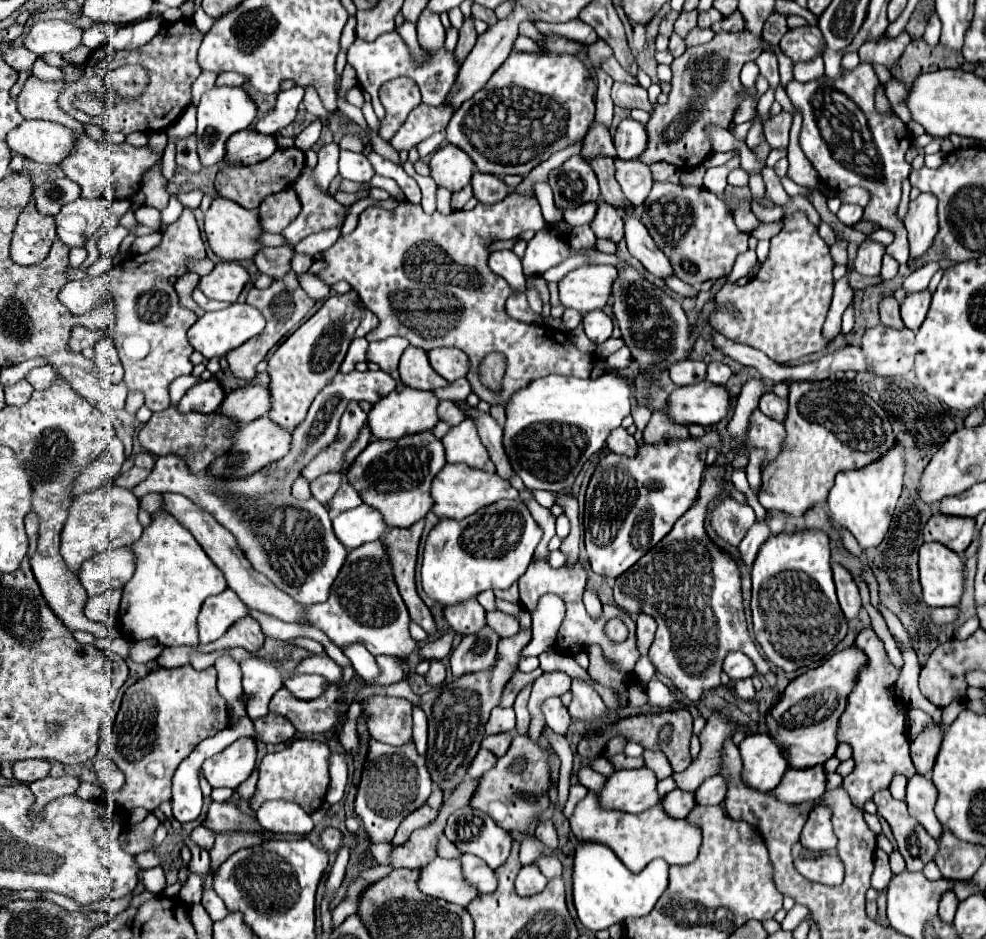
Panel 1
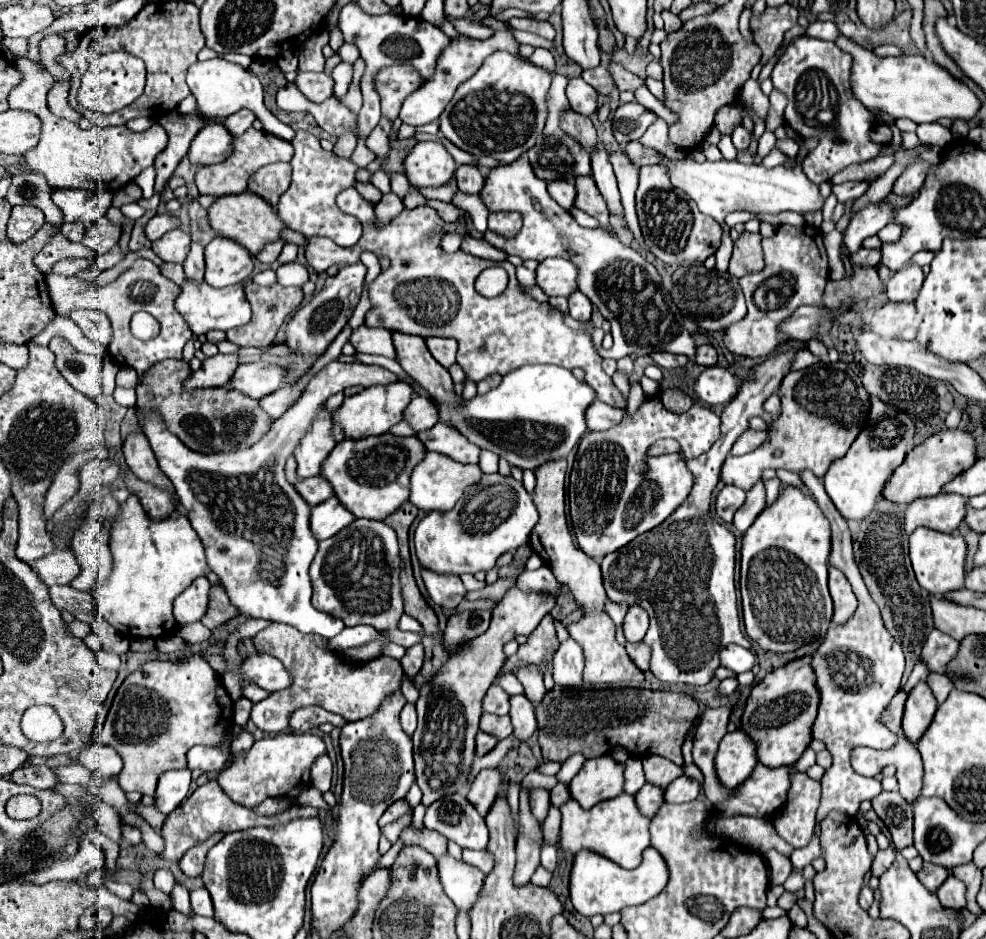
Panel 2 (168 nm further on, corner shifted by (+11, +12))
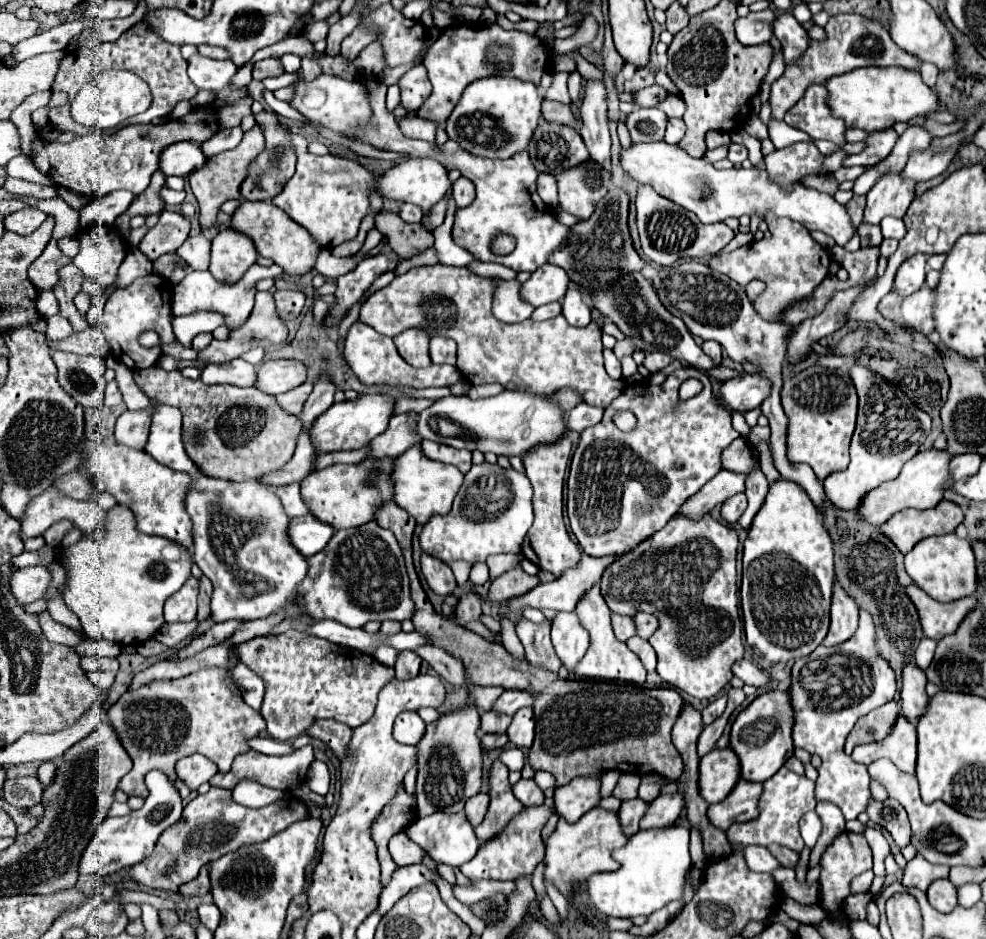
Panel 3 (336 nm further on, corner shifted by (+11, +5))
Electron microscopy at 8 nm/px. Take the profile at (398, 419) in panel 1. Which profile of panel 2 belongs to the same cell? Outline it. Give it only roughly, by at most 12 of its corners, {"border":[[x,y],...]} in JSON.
{"border":[[407,382],[371,386],[333,414],[345,438],[385,434],[413,398]]}

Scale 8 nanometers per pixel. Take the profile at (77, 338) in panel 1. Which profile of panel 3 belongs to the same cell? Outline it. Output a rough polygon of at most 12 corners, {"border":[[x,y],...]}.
{"border":[[155,273],[115,291],[99,329],[131,371],[151,367],[171,343],[171,283]]}

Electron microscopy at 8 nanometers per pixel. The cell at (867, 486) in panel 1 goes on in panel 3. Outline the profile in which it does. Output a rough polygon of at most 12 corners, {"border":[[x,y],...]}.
{"border":[[849,369],[859,395],[849,467],[825,495],[857,511],[919,451],[931,417],[891,381]]}

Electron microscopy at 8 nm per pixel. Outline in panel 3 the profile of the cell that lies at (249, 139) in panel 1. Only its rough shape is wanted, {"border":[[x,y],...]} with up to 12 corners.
{"border":[[181,141],[159,159],[165,175],[189,175],[205,163],[201,143]]}

